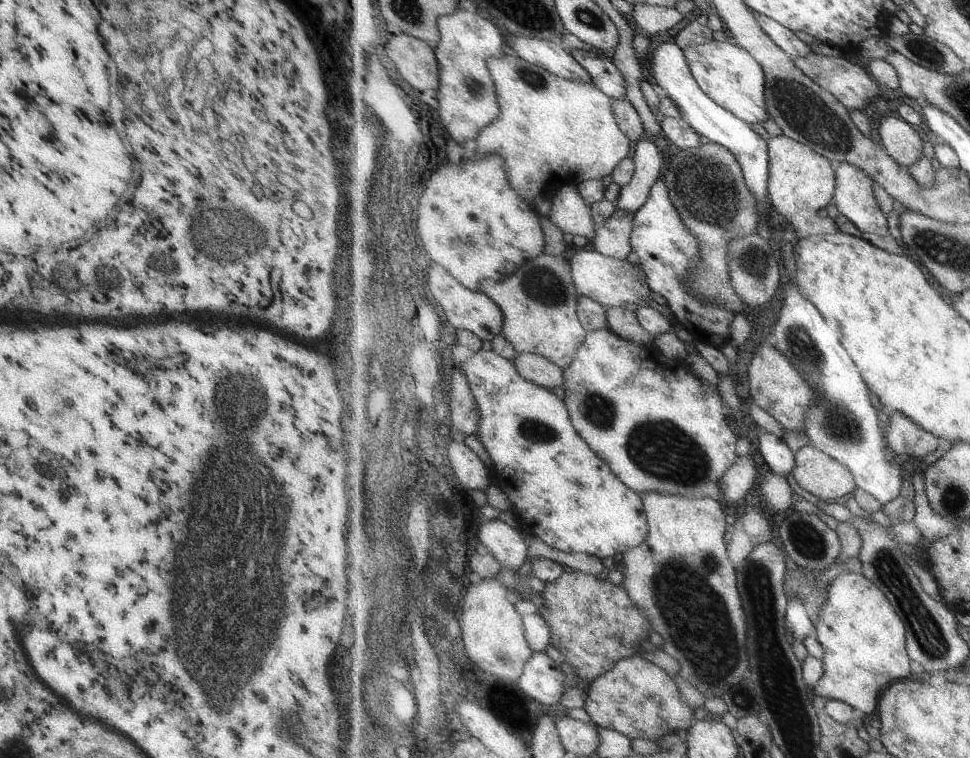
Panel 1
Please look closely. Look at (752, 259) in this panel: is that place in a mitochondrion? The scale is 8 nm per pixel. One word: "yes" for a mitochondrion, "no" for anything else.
yes

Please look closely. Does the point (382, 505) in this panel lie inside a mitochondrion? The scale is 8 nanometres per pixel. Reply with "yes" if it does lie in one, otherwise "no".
yes

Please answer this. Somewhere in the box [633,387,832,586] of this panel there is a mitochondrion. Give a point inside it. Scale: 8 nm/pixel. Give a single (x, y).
(809, 545)

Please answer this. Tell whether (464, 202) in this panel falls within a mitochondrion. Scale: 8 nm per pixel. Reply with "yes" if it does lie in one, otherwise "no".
no

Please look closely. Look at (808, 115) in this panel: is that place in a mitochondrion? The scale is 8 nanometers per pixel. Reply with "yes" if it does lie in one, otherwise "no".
yes

